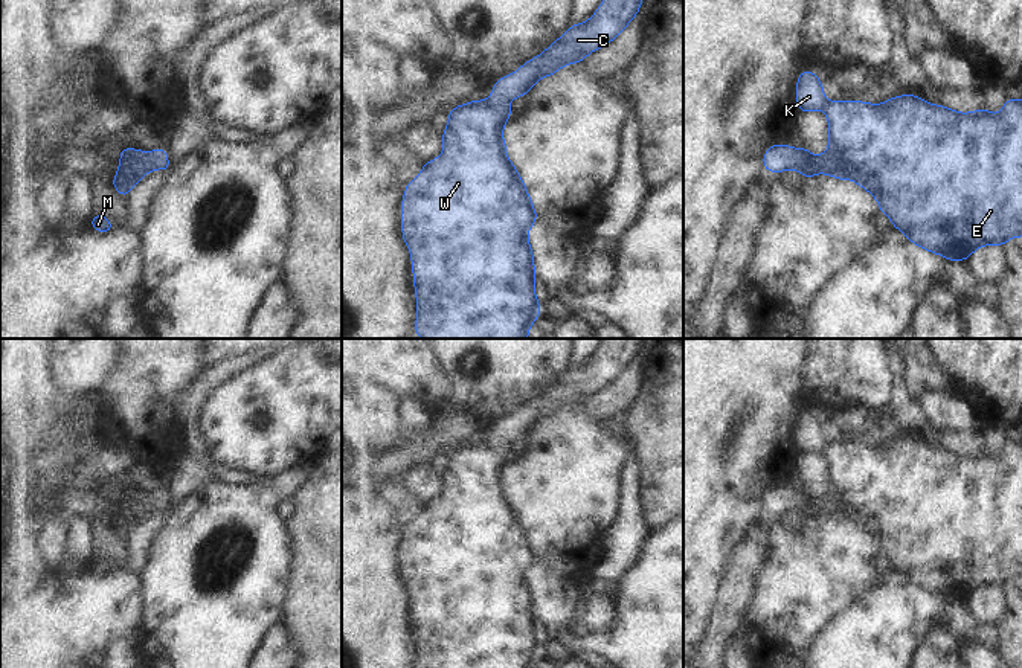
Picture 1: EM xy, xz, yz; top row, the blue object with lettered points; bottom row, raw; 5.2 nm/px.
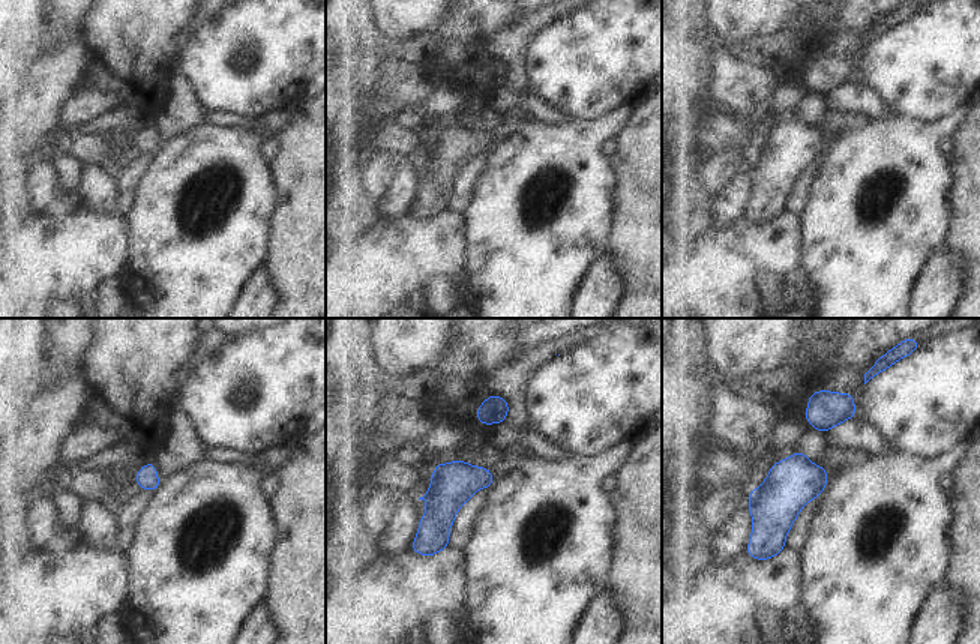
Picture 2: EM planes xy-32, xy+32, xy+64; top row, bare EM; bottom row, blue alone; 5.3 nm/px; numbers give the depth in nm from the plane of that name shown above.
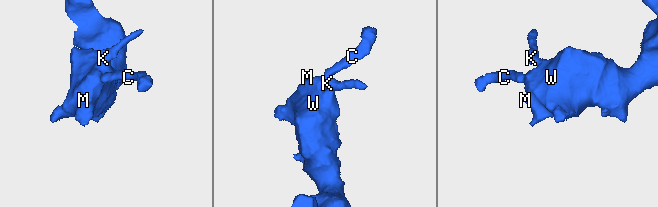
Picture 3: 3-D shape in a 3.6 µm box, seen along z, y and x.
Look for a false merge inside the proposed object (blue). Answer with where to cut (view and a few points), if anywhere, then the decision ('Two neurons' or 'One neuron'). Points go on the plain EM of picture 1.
No split. One neuron

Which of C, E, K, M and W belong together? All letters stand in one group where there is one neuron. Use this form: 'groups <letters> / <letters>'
groups C E K M W

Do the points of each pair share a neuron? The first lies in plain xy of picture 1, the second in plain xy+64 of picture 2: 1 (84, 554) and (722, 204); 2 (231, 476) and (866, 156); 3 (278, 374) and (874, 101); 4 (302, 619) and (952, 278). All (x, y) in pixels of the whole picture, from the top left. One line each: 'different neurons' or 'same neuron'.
1: same neuron
2: different neurons
3: different neurons
4: different neurons

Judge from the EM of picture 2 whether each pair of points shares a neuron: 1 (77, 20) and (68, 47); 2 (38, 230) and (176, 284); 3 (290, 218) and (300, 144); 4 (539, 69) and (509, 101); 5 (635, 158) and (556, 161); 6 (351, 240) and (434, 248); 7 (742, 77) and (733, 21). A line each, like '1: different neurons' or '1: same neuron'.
1: different neurons
2: different neurons
3: same neuron
4: different neurons
5: different neurons
6: same neuron
7: different neurons

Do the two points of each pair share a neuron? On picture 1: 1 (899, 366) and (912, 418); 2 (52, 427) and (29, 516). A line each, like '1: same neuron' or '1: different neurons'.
1: same neuron
2: same neuron

